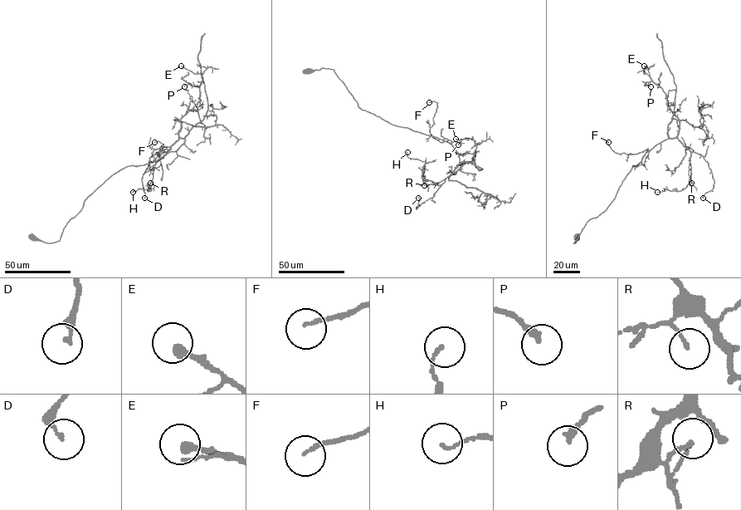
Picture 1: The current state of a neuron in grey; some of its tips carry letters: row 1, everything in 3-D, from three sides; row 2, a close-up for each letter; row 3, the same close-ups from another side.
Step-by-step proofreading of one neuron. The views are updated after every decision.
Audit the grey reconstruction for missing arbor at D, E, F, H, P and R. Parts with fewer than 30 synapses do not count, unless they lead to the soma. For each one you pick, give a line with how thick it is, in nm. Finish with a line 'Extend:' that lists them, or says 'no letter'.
Extend: no letter

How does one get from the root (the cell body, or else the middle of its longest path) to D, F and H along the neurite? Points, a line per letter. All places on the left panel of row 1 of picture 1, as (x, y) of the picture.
D: (33, 236), (58, 241), (85, 199), (112, 174), (156, 161), (184, 139), (149, 163), (142, 178), (144, 198)
F: (33, 236), (58, 241), (85, 199), (112, 174), (169, 152), (156, 154), (163, 147), (154, 142)
H: (33, 236), (58, 241), (85, 199), (112, 174), (156, 161), (184, 139), (153, 165), (151, 190), (133, 192)

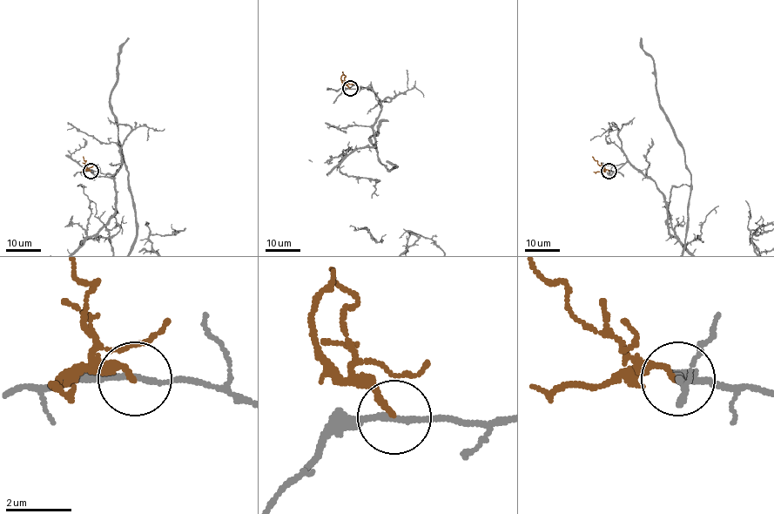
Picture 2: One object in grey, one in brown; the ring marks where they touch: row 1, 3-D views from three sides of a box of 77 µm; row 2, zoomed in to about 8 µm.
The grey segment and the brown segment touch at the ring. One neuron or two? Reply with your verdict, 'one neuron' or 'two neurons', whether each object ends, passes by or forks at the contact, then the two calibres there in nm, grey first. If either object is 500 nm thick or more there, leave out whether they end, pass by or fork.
one neuron | grey passes by | brown ends | 170/160 nm

